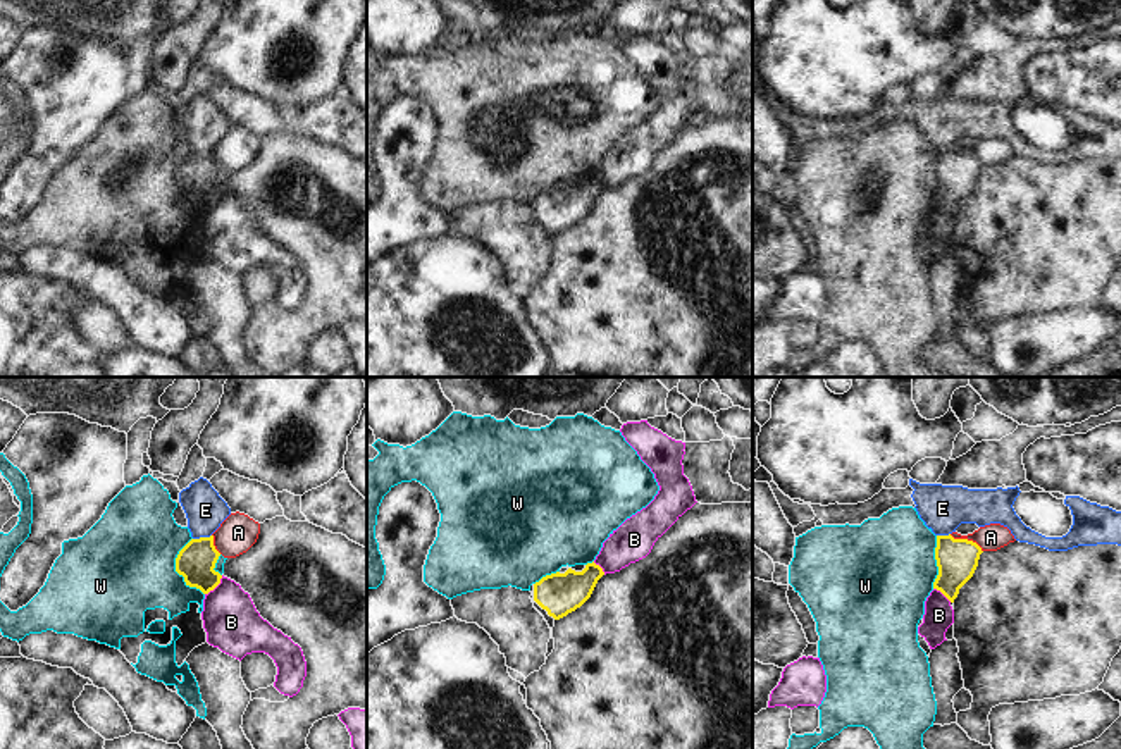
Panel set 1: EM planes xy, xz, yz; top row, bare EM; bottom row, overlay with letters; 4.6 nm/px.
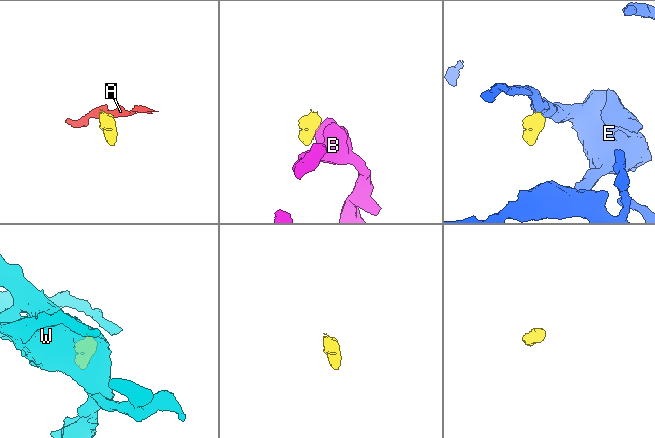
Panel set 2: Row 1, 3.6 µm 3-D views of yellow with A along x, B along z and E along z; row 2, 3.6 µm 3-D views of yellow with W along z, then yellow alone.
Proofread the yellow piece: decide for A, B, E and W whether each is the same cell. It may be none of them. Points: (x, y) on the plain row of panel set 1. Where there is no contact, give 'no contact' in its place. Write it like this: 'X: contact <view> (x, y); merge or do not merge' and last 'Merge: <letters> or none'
A: contact yz (966, 154); do not merge
B: contact xy (216, 200); do not merge
E: contact xy (202, 152); merge
W: contact xy (176, 183); do not merge
Merge: E

